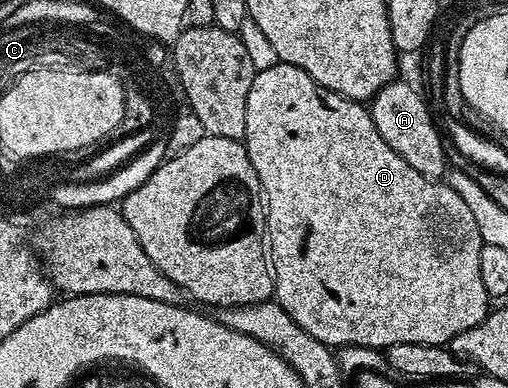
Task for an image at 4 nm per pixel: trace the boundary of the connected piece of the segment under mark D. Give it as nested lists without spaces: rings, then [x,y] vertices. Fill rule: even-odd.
[[[281,61],[273,63],[268,69],[255,74],[252,81],[252,89],[248,89],[248,113],[246,114],[246,137],[244,142],[248,157],[252,161],[252,169],[256,169],[256,177],[262,186],[262,197],[266,205],[268,258],[274,273],[273,298],[290,314],[292,321],[296,321],[296,325],[300,325],[300,329],[304,329],[304,333],[312,333],[312,337],[316,337],[316,341],[320,341],[324,346],[331,349],[339,349],[346,346],[366,346],[385,349],[397,343],[415,343],[416,345],[436,345],[440,347],[449,345],[452,337],[464,333],[464,329],[472,329],[472,325],[480,325],[486,320],[488,308],[491,306],[492,300],[486,294],[484,281],[480,281],[480,249],[483,242],[480,237],[480,229],[476,229],[476,217],[472,217],[464,197],[460,197],[460,193],[456,193],[456,189],[452,189],[449,182],[429,179],[424,177],[424,173],[416,173],[416,169],[412,169],[412,165],[408,165],[408,161],[404,161],[404,157],[400,157],[400,153],[396,153],[396,149],[392,149],[392,145],[388,145],[388,141],[384,141],[384,137],[380,137],[369,110],[359,100],[346,99],[342,95],[337,95],[335,91],[329,91],[312,77],[308,77],[308,73],[304,73],[304,69],[300,69],[296,65]]]

